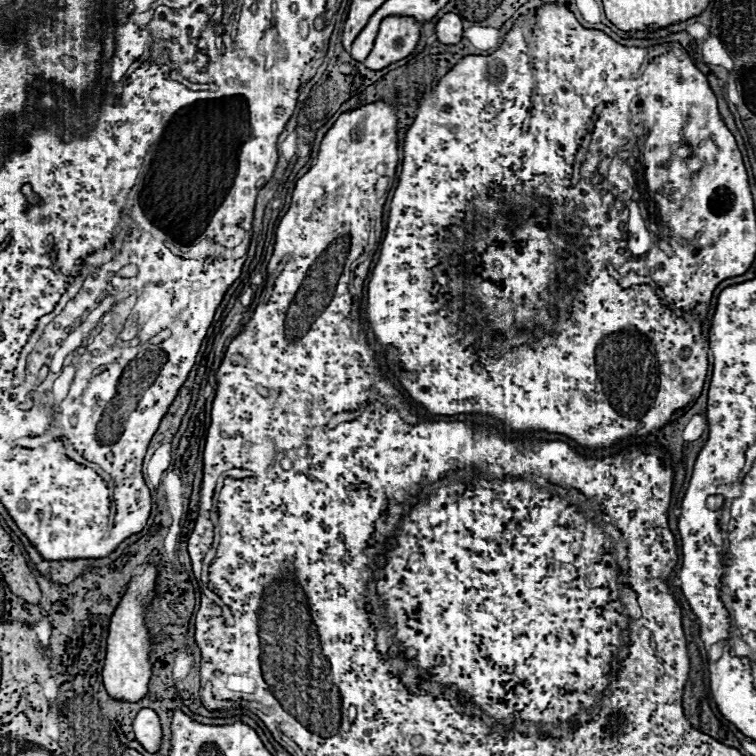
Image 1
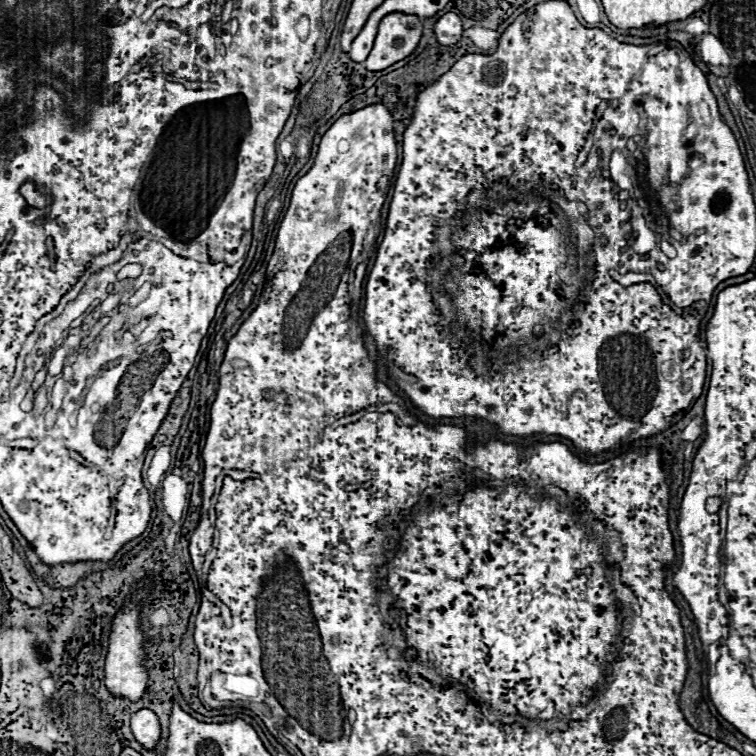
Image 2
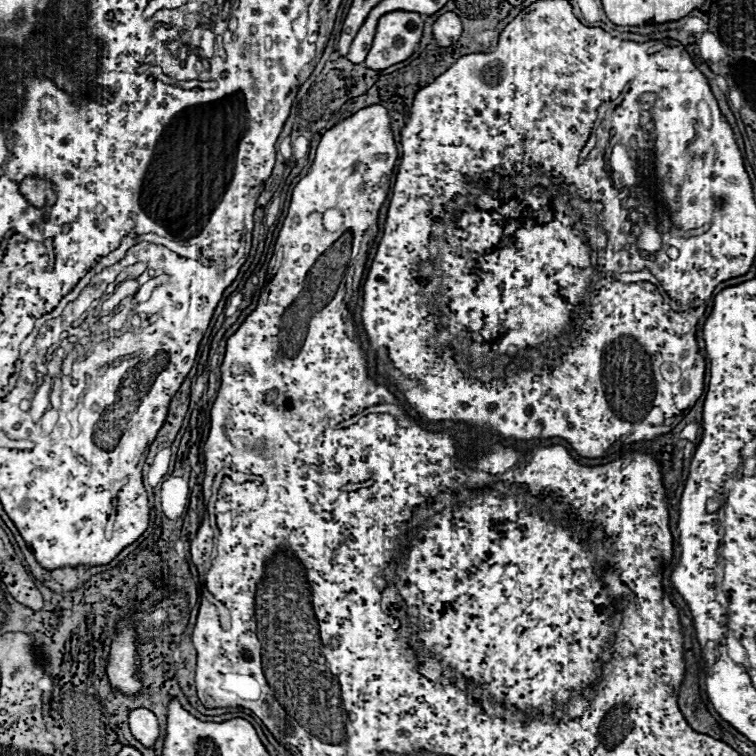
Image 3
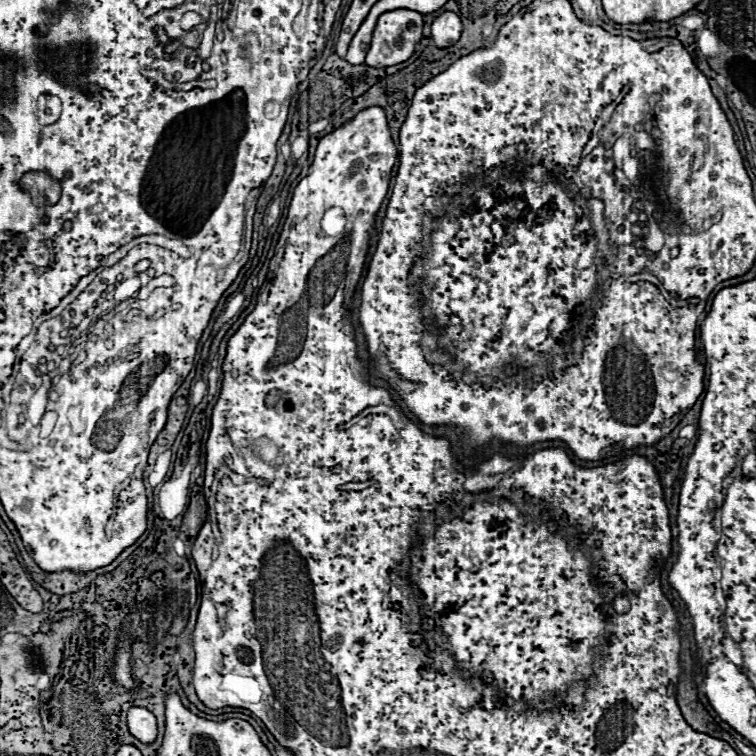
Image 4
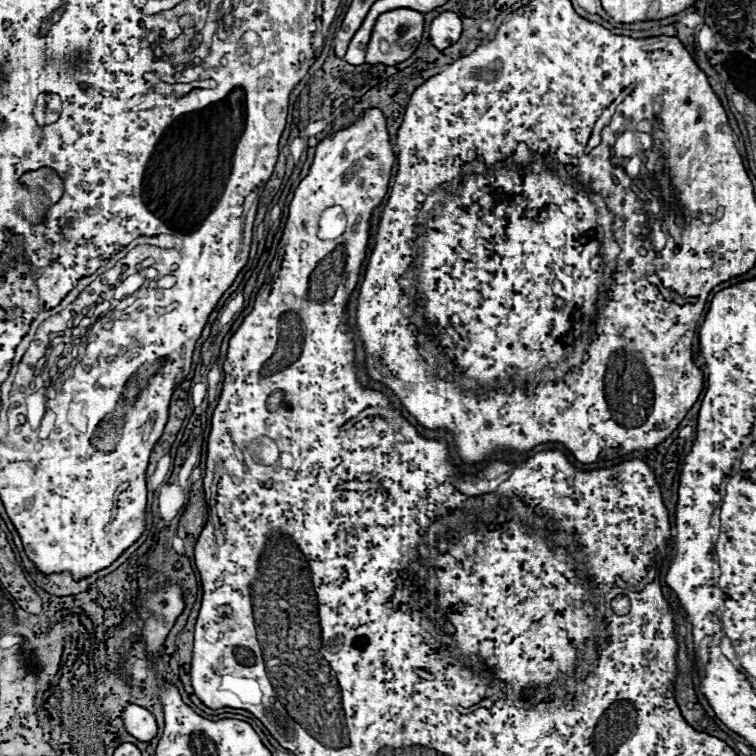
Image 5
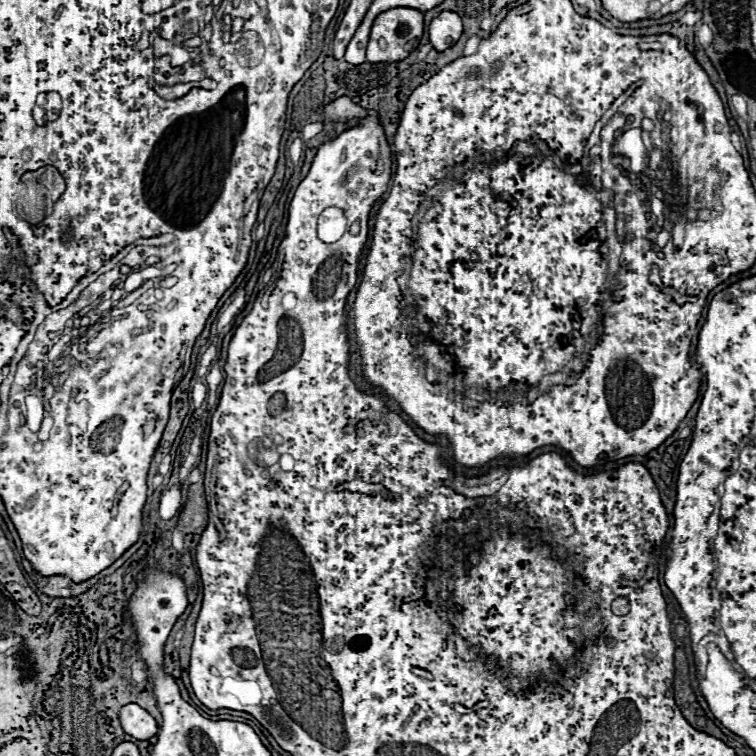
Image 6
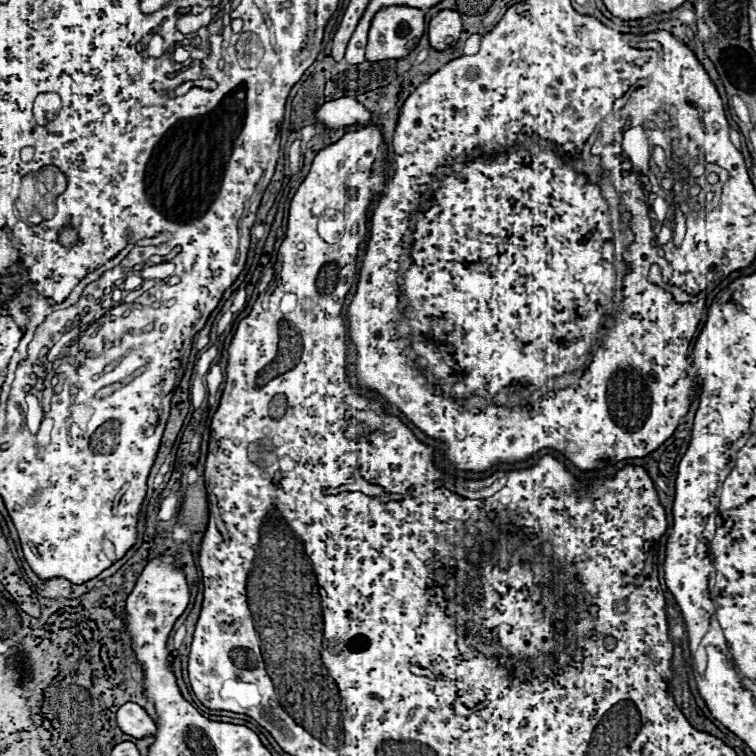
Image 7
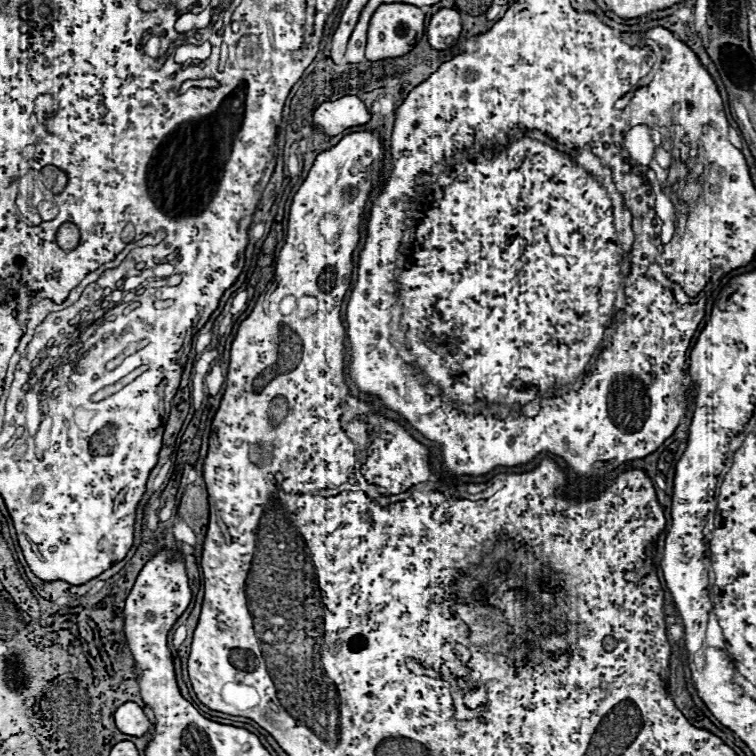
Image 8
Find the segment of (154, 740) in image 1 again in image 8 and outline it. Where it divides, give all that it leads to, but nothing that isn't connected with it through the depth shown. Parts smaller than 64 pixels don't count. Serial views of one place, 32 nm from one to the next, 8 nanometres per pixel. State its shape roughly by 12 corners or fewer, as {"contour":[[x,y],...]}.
{"contour":[[134,702],[116,710],[116,726],[140,738],[154,732],[152,722]]}

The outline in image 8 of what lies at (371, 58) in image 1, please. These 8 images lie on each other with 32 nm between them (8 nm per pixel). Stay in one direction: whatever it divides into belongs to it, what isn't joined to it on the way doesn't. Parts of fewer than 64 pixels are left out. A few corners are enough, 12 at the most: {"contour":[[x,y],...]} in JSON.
{"contour":[[382,4],[368,28],[368,60],[408,54],[424,12]]}

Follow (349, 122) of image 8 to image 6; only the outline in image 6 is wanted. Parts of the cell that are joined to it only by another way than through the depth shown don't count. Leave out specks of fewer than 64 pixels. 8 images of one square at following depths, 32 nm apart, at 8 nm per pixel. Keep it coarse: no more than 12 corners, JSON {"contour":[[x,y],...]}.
{"contour":[[344,96],[326,106],[332,122],[362,120],[366,110]]}

